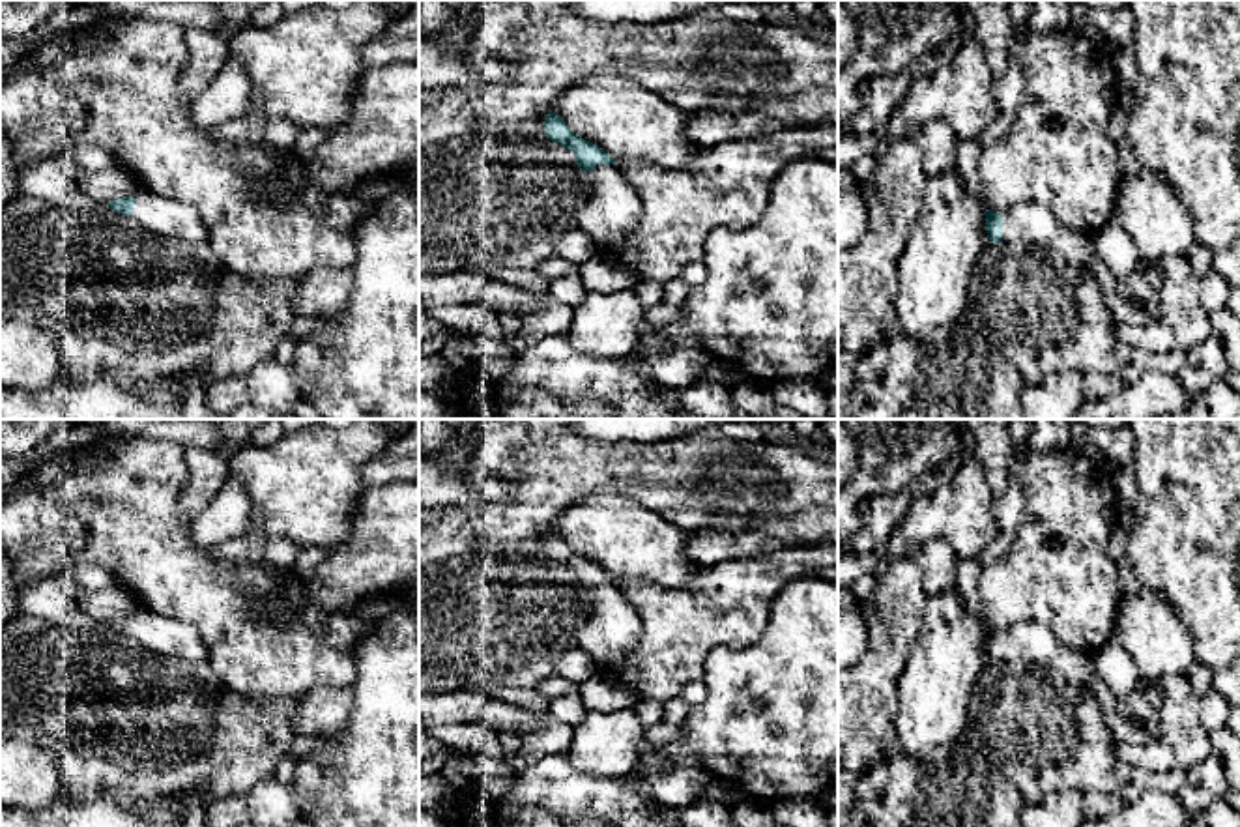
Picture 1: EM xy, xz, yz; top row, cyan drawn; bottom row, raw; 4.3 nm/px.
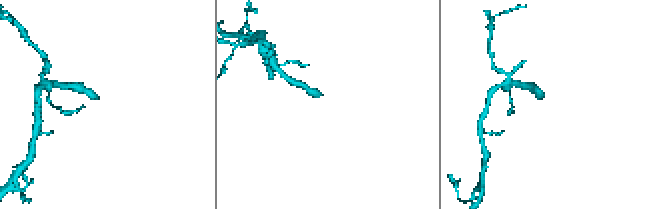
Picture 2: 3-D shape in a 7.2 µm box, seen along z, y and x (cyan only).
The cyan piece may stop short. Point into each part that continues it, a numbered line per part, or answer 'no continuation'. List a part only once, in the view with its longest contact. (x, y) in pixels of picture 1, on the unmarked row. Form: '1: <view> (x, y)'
1: yz (1025, 640)

